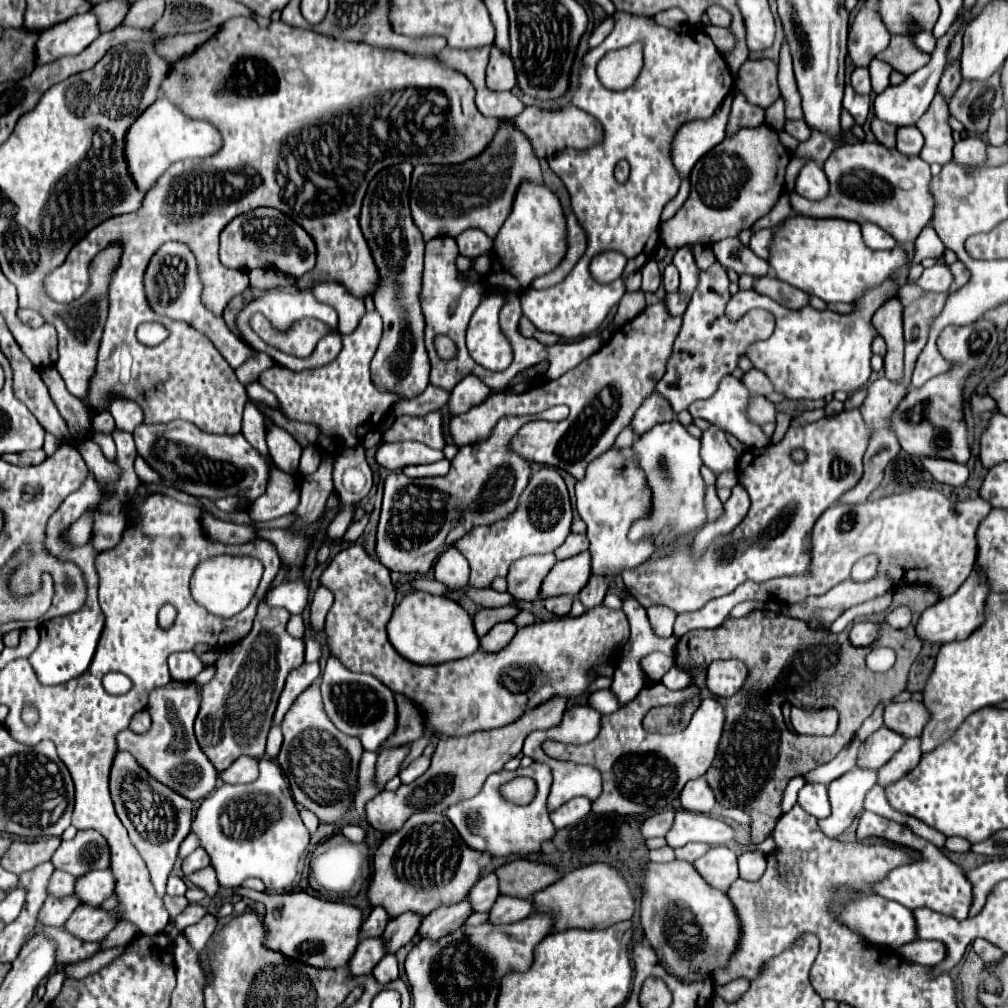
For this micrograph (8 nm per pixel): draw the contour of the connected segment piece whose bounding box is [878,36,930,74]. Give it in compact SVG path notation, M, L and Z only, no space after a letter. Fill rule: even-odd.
M892 36L890 46L884 52L880 52L878 58L888 60L888 64L892 64L892 68L902 74L912 74L918 68L922 68L924 64L928 64L930 54L920 52L912 44L912 40L906 36Z

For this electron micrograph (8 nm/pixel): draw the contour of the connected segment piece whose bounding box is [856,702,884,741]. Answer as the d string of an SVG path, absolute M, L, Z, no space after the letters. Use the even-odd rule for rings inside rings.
M880 702L880 704L878 704L878 706L874 708L874 712L872 712L872 715L867 720L865 720L861 728L858 730L856 737L859 738L861 741L864 741L875 730L882 727L883 713L884 704Z

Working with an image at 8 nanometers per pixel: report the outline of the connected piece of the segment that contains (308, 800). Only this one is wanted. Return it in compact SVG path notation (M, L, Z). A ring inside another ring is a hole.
M318 684L308 686L294 700L282 720L282 734L284 742L278 754L278 766L290 782L294 800L312 810L322 822L338 820L352 806L356 794L358 760L364 752L364 748L360 748L360 740L344 736L332 726L324 712Z

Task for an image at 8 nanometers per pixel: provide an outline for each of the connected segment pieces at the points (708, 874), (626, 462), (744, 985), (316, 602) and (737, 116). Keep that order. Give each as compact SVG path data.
M726 846L710 848L702 858L694 862L694 868L700 876L704 876L708 884L712 884L712 888L722 892L728 892L732 882L738 878L736 854Z
M612 446L604 456L598 456L588 464L584 480L576 482L576 510L588 526L588 550L594 574L614 578L624 566L638 566L654 554L652 540L628 540L630 526L640 520L640 516L648 516L648 504L652 504L650 498L648 484L644 484L644 472L640 472L640 464L632 460L632 450L618 450Z
M736 978L736 980L732 980L732 982L724 984L724 986L718 986L716 990L718 990L718 996L722 996L724 1000L736 1002L748 990L748 986L750 986L750 982L746 978Z
M326 588L316 590L316 594L310 602L310 628L314 634L322 634L324 620L326 620L326 614L328 614L332 602L334 602L334 596L330 594L330 590L326 590Z
M744 96L733 98L726 136L734 136L740 128L756 128L760 124L764 124L764 108L748 104Z

